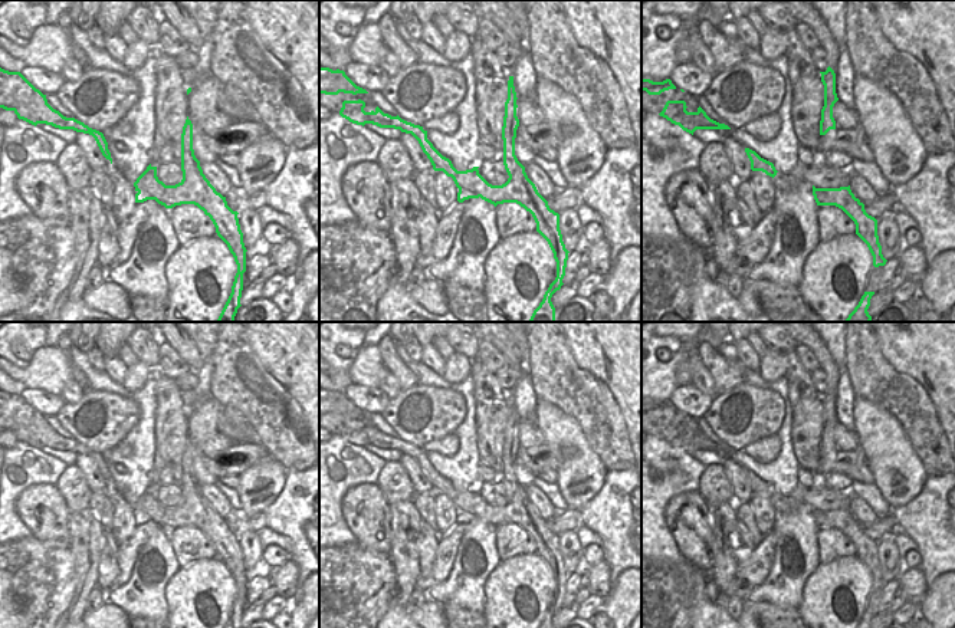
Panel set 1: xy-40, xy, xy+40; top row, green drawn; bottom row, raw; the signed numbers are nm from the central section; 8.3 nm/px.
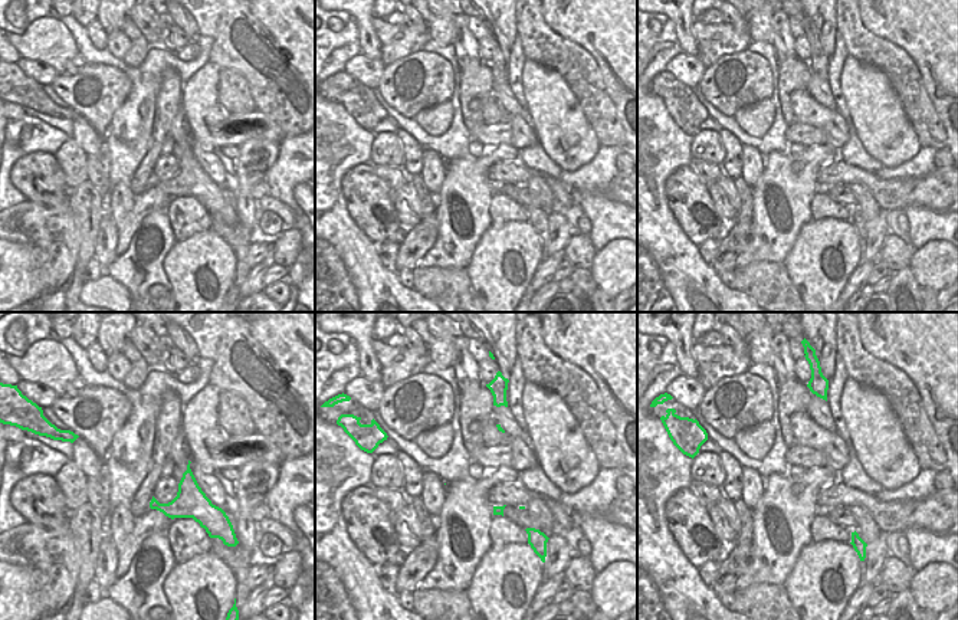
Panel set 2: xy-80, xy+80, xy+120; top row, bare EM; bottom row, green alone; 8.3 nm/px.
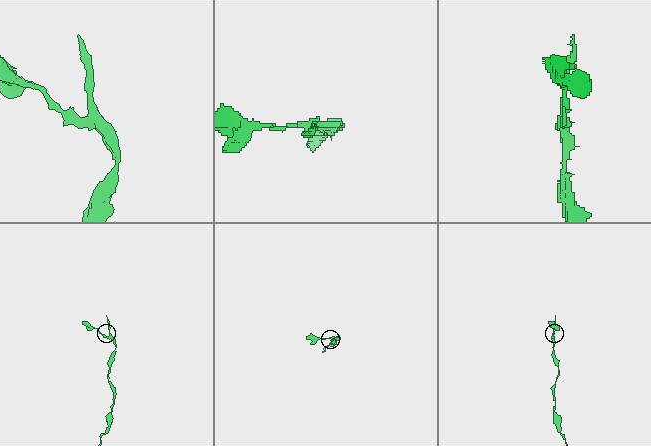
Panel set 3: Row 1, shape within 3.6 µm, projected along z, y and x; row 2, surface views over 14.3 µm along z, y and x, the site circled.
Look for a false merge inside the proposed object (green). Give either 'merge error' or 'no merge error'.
no merge error

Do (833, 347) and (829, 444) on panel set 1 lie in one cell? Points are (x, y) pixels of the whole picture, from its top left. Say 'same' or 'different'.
different

